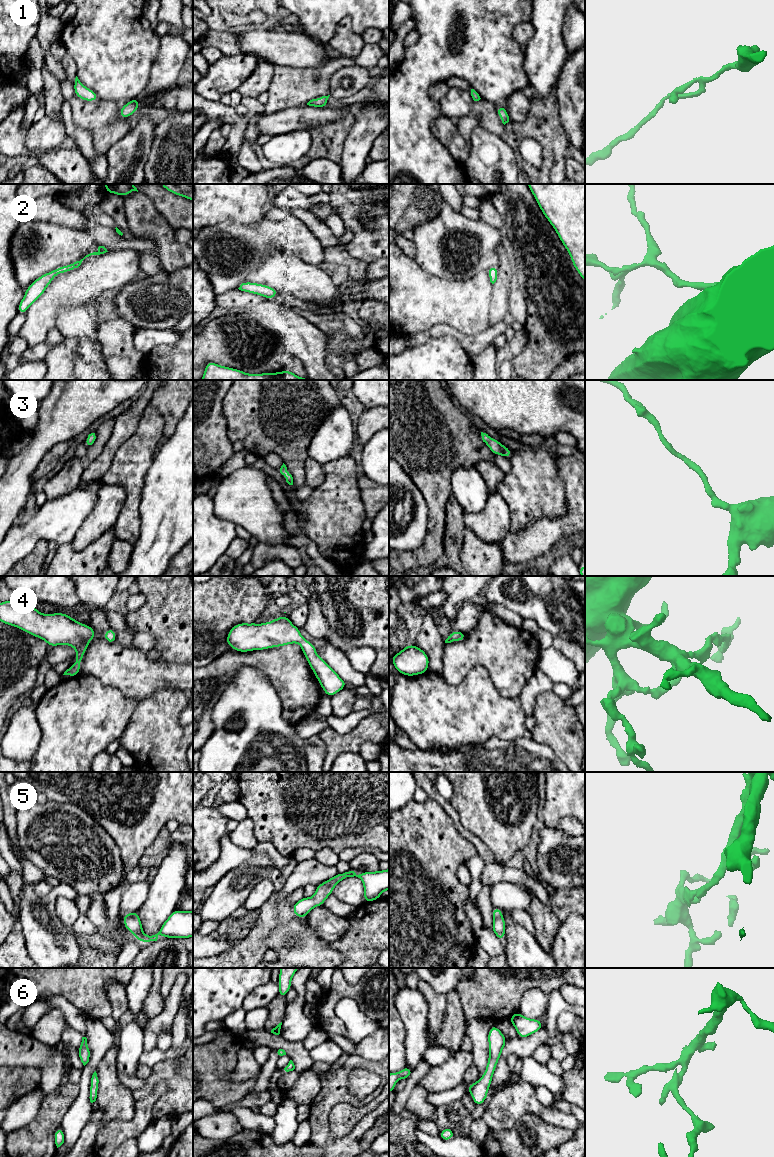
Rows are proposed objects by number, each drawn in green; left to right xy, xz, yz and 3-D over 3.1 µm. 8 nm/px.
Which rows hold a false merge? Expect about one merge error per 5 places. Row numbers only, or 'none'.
none

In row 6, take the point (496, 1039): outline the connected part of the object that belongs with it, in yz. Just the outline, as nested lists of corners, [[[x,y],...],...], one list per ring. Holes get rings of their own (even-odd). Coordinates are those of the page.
[[[493,1024],[488,1033],[489,1058],[486,1070],[477,1082],[467,1087],[467,1091],[471,1094],[476,1106],[483,1104],[486,1100],[495,1068],[506,1042],[507,1039],[503,1033]]]

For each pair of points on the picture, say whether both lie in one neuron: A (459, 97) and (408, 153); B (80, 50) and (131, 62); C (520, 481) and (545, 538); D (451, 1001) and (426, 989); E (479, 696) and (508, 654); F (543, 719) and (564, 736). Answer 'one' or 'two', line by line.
A: two
B: one
C: two
D: two
E: two
F: one

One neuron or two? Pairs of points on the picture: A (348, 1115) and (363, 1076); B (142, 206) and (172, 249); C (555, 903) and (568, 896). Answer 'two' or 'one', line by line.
A: two
B: one
C: one

